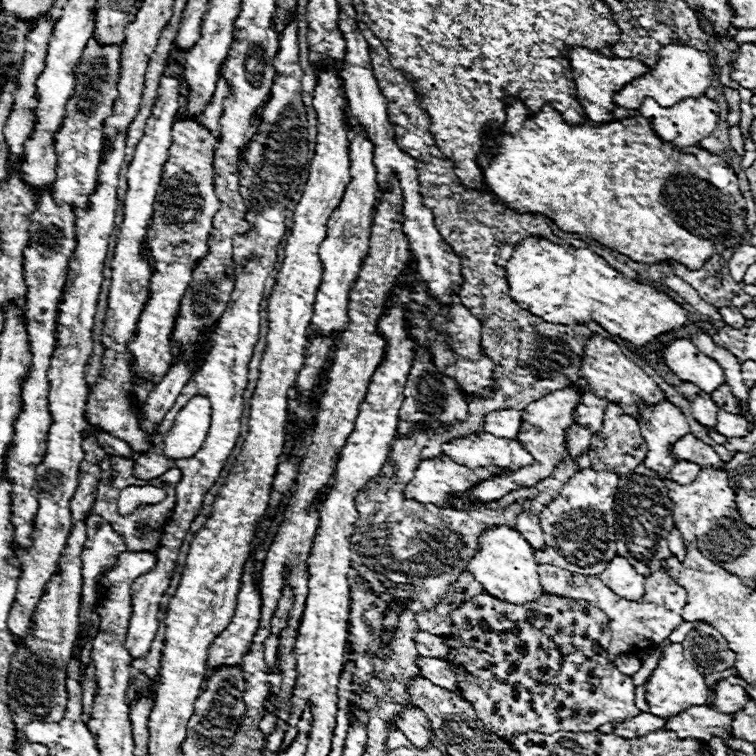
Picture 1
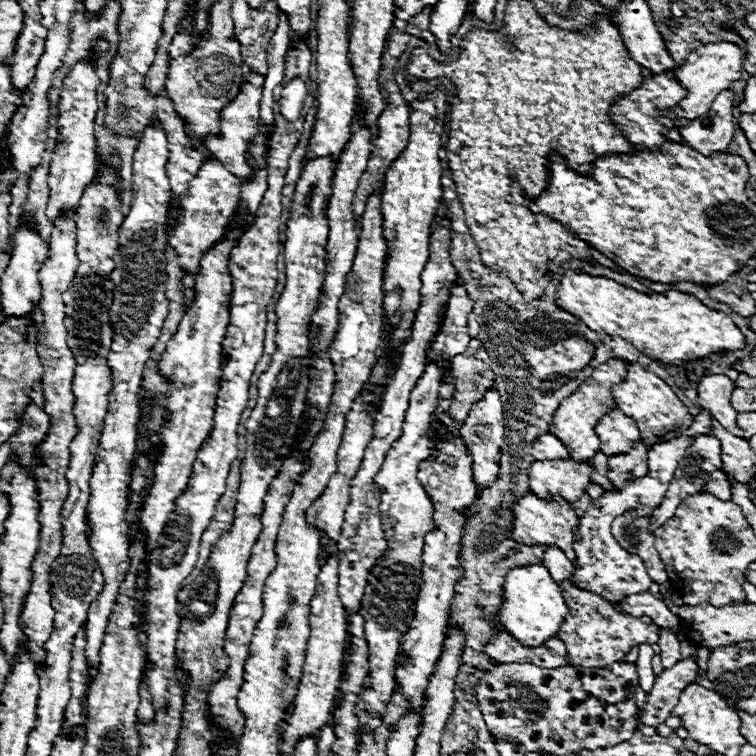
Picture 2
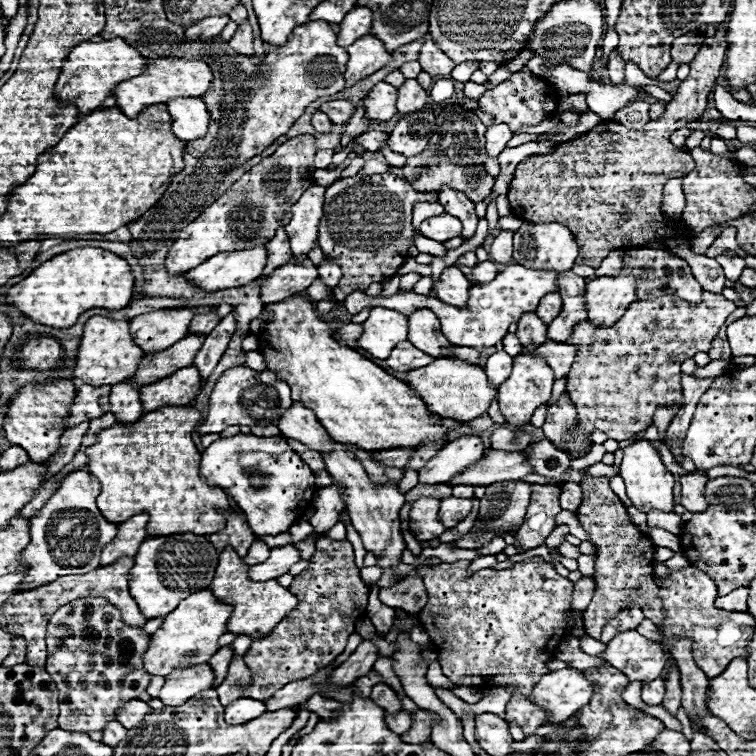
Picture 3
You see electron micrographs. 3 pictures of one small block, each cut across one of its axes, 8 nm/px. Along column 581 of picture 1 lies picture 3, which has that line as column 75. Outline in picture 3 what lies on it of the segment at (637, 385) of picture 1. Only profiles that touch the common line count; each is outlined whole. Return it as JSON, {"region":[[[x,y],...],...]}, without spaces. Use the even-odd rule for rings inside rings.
{"region":[[[92,316],[84,324],[84,334],[82,334],[82,342],[80,342],[78,358],[74,366],[74,376],[84,380],[84,384],[92,384],[92,386],[118,384],[136,374],[140,366],[140,358],[144,358],[144,352],[140,350],[140,346],[132,342],[130,322],[112,320],[106,316]]]}

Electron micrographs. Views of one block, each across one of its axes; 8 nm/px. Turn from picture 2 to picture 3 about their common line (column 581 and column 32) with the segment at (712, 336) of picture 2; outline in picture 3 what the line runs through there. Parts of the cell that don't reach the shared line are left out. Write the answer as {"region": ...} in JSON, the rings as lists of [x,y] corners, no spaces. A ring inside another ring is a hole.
{"region":[[[74,248],[46,260],[28,278],[24,278],[20,284],[14,284],[6,292],[6,302],[18,306],[24,316],[38,324],[70,328],[76,324],[80,314],[90,308],[126,308],[134,294],[132,288],[134,274],[124,258],[102,248]]]}

